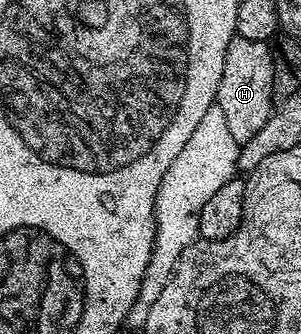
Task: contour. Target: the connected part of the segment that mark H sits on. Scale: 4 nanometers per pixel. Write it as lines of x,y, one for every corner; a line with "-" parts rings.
236,34
232,38
232,42
228,42
228,50
224,54
224,74
220,74
216,106
224,112
228,131
231,132
232,138
236,138
239,146
246,144
248,138
252,138
263,128
264,122
268,122
268,118
273,114
276,107
272,94
274,59
270,49
271,45
265,40
253,40

